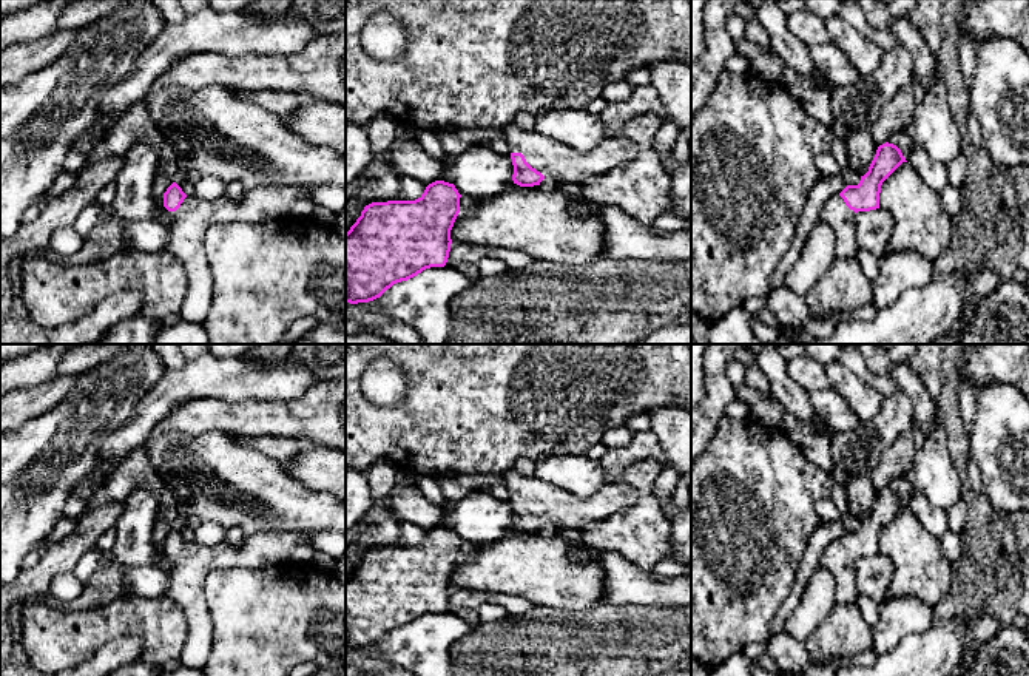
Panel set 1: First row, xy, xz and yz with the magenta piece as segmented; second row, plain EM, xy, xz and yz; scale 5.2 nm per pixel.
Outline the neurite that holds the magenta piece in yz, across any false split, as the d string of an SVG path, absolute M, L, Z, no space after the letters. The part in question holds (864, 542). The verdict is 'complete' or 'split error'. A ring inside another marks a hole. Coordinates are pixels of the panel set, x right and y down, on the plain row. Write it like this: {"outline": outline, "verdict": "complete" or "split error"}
{"outline": "M879 491L859 529L847 531L824 548L819 566L835 577L836 605L856 605L859 591L855 582L855 560L879 554L881 531L902 508L907 506L896 491Z", "verdict": "split error"}

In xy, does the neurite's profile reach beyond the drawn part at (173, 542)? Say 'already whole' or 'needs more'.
needs more

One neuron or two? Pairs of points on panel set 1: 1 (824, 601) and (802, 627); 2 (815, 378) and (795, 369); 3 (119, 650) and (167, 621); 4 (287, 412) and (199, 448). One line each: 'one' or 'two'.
1: one
2: one
3: two
4: two

